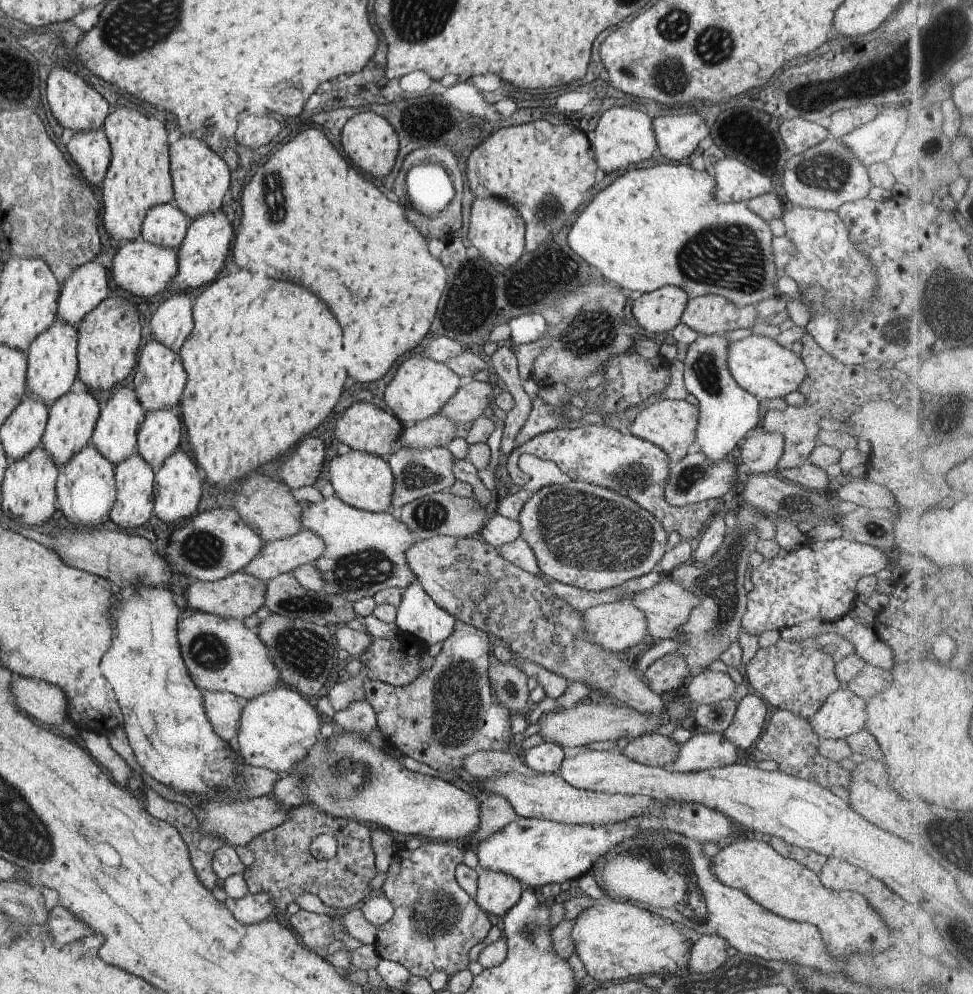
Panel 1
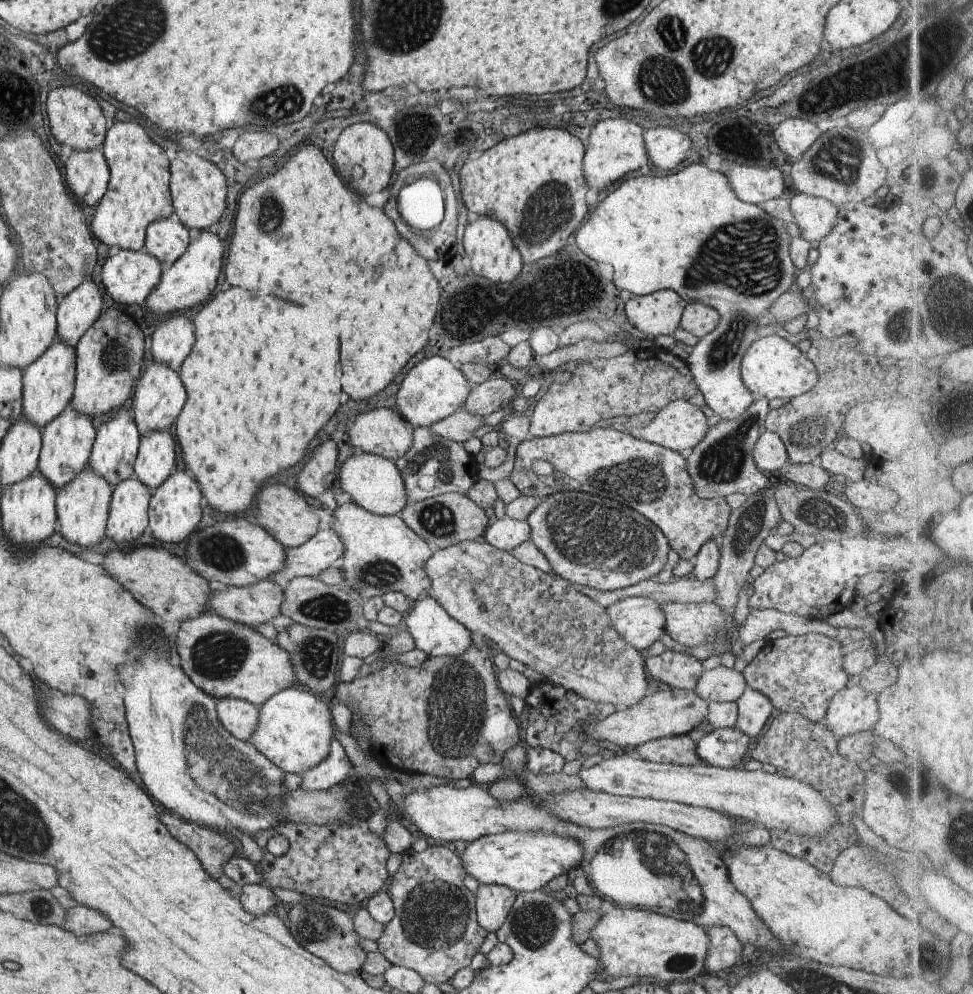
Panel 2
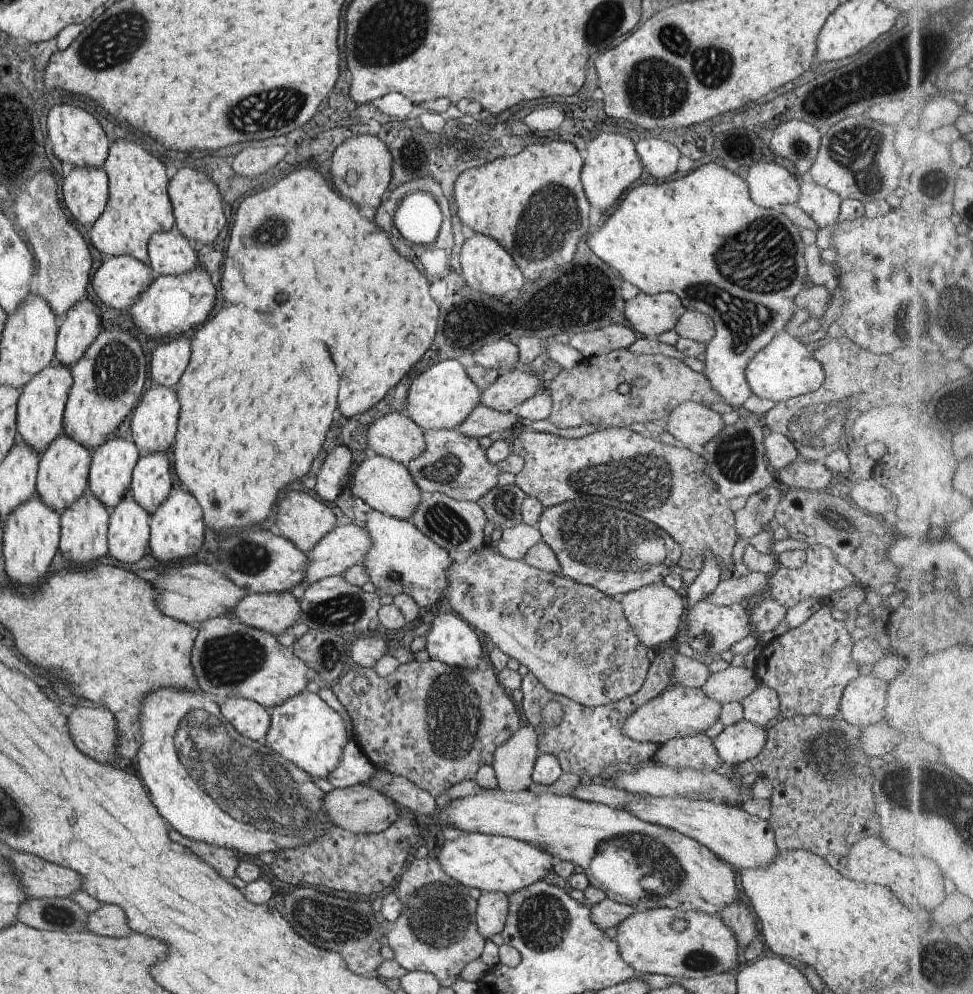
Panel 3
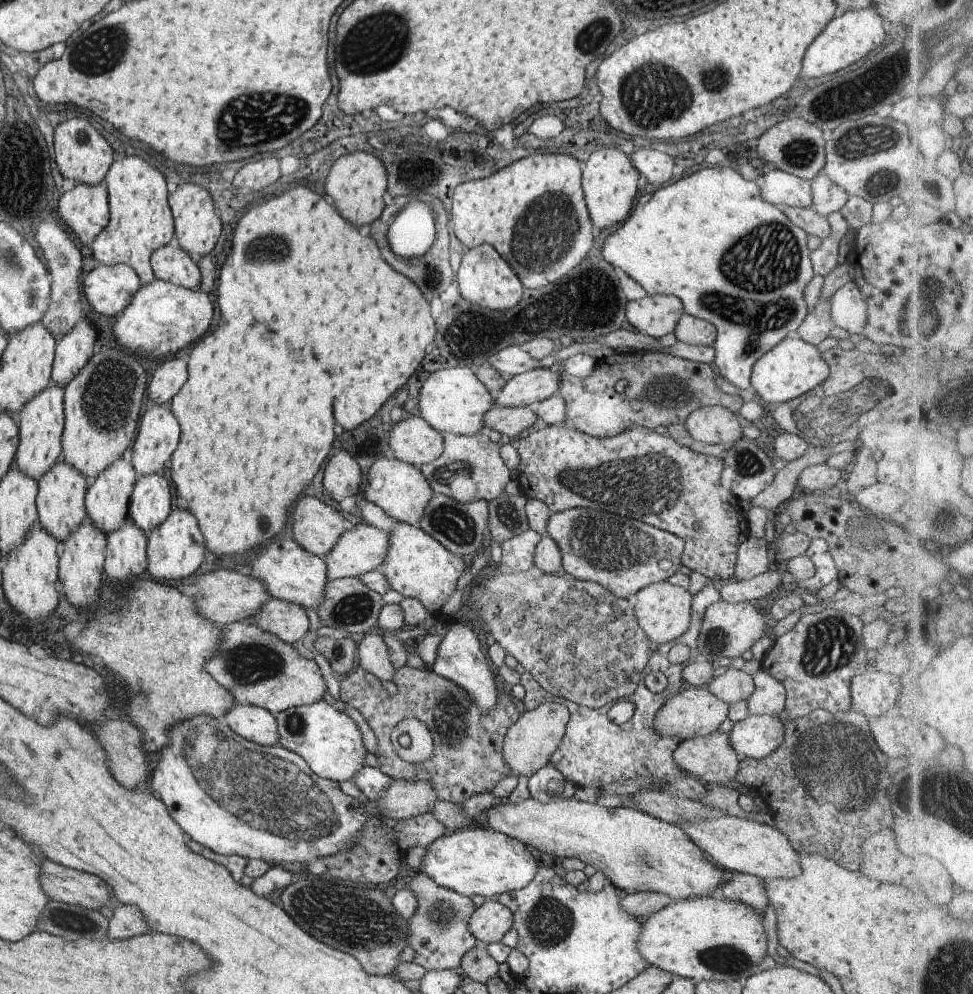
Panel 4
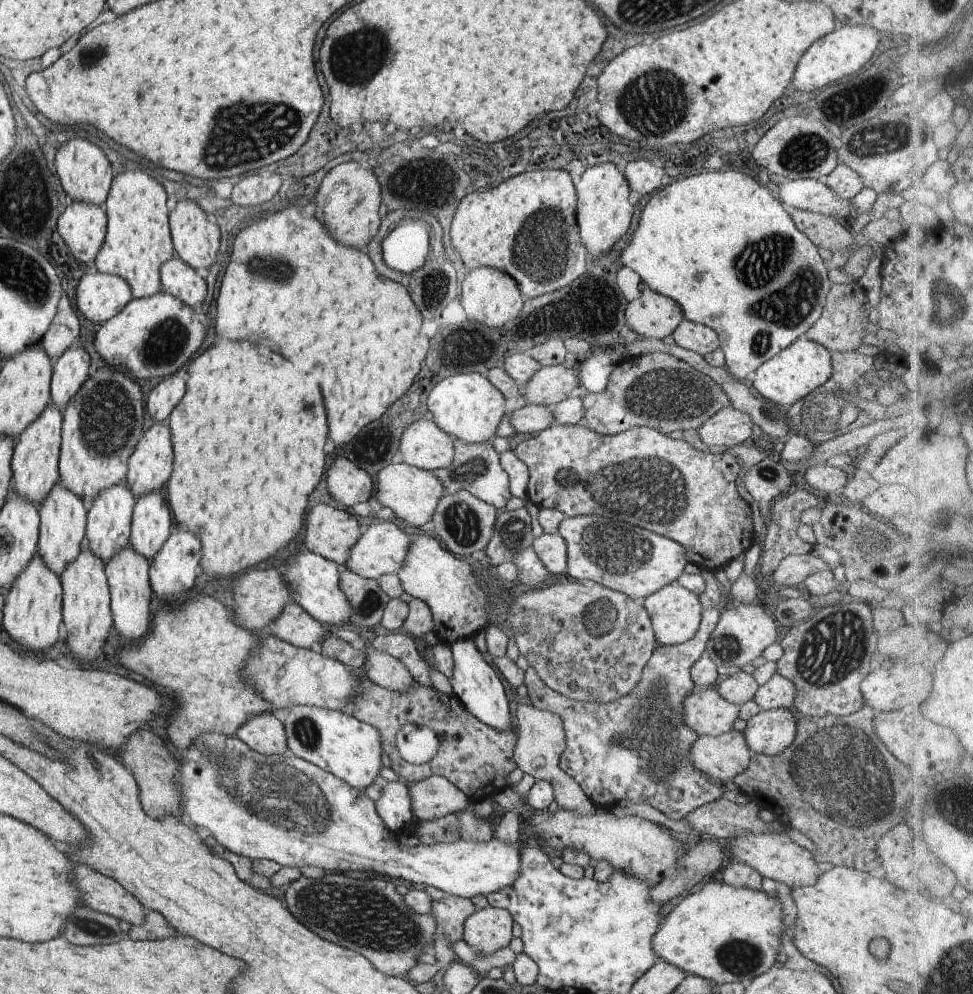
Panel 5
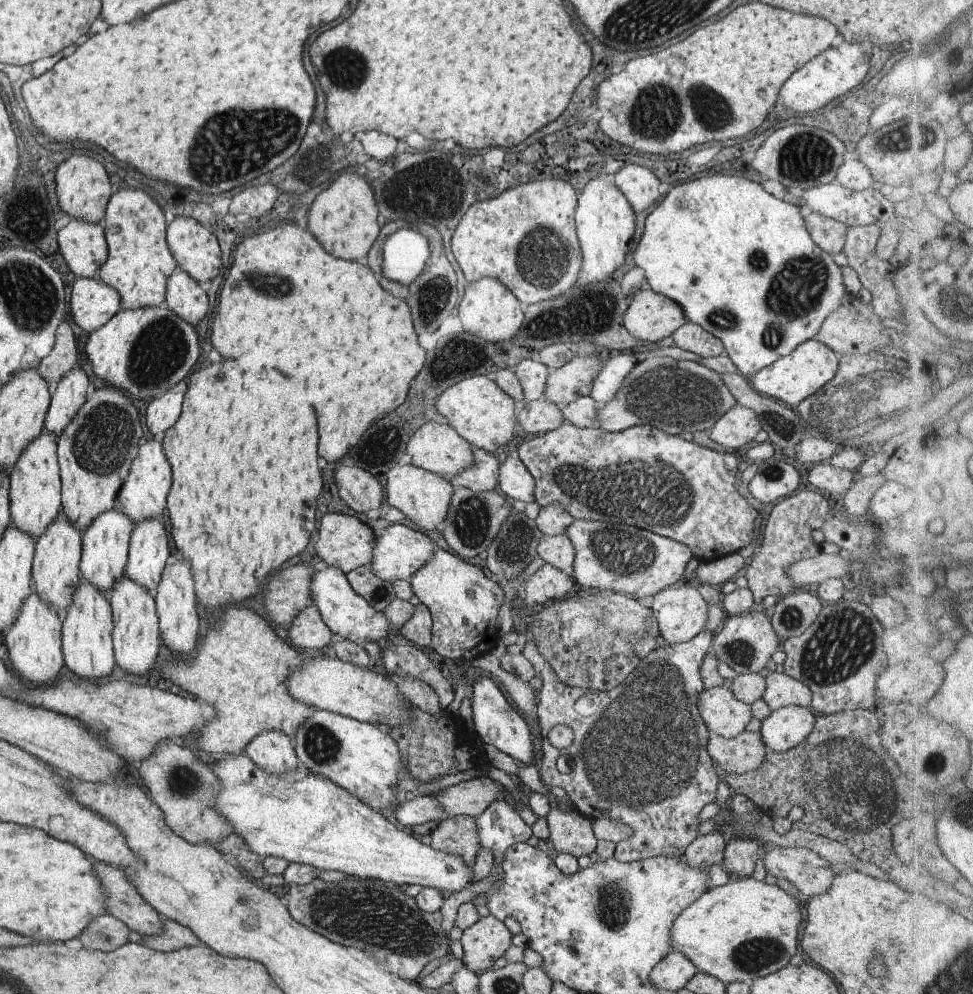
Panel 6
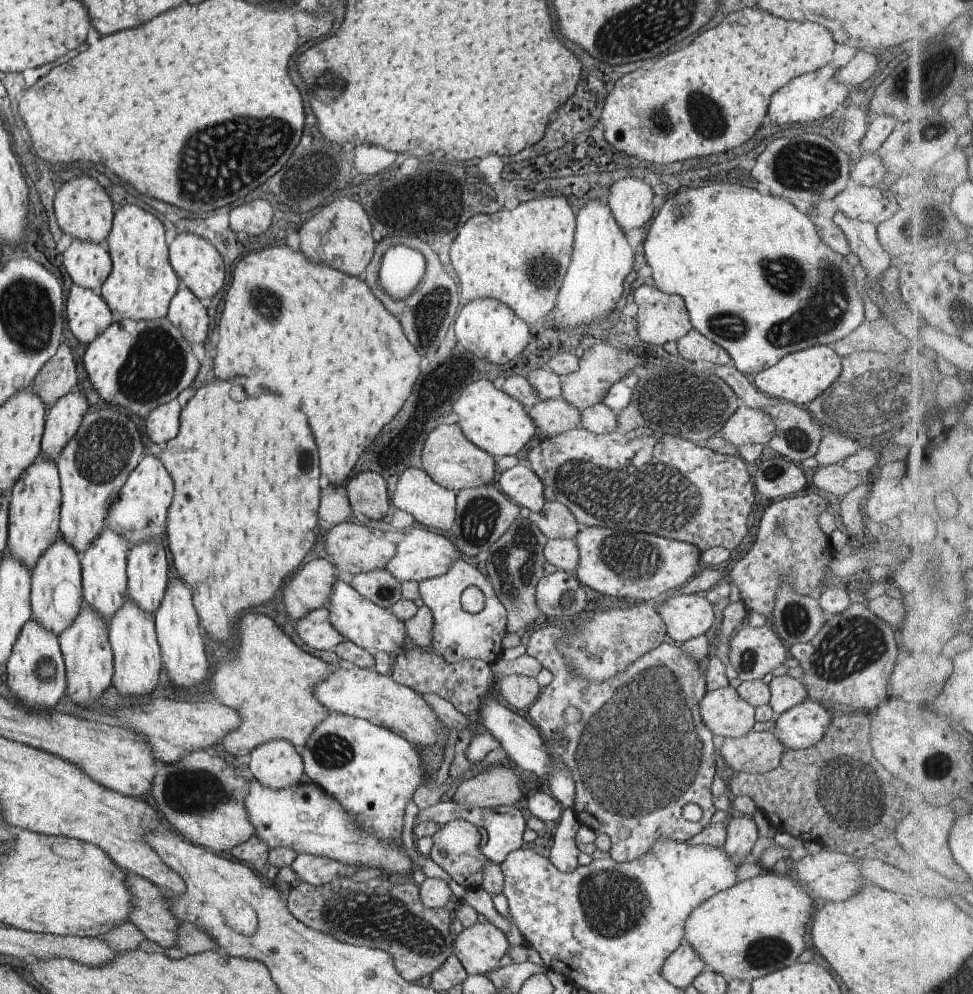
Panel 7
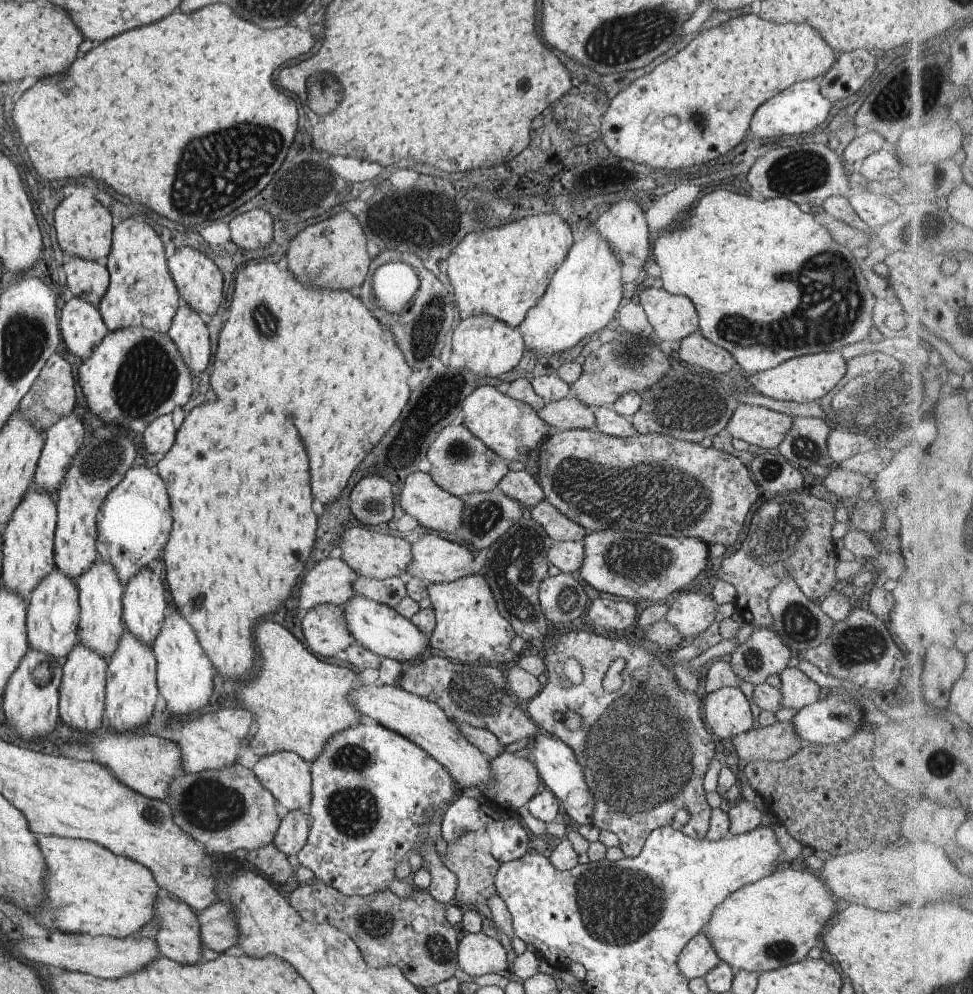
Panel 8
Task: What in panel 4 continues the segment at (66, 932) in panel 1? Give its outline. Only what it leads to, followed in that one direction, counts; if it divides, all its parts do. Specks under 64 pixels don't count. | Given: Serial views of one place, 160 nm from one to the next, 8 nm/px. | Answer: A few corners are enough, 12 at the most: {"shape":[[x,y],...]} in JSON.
{"shape":[[135,906],[112,908],[107,938],[149,932]]}

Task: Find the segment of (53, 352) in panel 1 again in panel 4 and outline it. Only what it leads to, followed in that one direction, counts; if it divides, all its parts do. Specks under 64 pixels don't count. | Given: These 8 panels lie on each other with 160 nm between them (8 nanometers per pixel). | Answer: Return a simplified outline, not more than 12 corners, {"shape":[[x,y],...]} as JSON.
{"shape":[[64,388],[19,412],[15,467],[35,482],[61,459]]}

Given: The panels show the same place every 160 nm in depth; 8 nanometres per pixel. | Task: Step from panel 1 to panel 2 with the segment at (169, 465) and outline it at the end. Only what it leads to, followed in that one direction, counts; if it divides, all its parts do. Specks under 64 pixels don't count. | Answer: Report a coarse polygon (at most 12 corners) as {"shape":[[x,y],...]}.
{"shape":[[185,470],[151,491],[157,542],[181,543],[199,526],[203,498]]}

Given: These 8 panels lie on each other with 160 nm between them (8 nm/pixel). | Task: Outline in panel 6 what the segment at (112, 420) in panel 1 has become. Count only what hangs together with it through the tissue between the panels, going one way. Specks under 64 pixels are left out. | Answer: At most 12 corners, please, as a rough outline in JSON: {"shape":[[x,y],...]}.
{"shape":[[117,508],[80,533],[81,578],[107,594],[122,580],[132,522]]}

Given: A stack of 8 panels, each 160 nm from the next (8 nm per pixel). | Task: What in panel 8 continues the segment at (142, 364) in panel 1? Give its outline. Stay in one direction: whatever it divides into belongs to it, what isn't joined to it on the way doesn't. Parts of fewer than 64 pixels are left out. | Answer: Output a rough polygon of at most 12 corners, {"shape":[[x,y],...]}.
{"shape":[[138,463],[96,514],[96,553],[121,586],[155,567],[172,525]]}

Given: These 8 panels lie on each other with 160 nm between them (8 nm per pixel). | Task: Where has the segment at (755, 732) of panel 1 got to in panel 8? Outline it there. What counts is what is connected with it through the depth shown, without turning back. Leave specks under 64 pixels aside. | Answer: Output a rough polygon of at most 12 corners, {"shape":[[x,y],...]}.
{"shape":[[798,667],[779,674],[780,708],[800,709],[820,689]]}

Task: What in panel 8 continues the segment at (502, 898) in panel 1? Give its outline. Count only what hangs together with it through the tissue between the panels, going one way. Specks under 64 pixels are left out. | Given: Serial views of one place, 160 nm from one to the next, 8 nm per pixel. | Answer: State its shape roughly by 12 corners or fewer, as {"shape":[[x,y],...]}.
{"shape":[[483,930],[460,934],[456,961],[470,977],[508,974],[503,947]]}

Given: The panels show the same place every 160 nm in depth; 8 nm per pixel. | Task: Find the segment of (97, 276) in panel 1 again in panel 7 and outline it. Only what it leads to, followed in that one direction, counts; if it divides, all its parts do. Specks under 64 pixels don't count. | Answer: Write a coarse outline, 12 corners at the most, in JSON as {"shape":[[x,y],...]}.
{"shape":[[79,387],[47,411],[42,456],[55,461],[89,407]]}

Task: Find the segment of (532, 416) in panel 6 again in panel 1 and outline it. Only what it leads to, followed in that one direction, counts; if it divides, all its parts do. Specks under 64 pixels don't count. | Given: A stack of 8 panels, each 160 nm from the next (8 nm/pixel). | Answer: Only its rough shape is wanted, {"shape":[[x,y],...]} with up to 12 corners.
{"shape":[[438,412],[403,426],[398,440],[412,449],[445,447],[455,422]]}

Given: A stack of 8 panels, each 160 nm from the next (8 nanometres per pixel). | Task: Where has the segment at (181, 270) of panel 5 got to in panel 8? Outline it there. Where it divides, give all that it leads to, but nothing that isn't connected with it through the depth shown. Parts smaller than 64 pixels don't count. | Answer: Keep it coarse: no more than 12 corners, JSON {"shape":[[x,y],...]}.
{"shape":[[180,301],[166,335],[195,383],[211,358],[206,324]]}

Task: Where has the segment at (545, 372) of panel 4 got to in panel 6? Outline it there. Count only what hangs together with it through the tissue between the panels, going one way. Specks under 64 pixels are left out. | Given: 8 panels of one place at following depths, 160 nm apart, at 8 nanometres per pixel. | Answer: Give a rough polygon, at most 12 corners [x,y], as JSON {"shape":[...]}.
{"shape":[[605,356],[550,369],[542,397],[560,411],[587,397]]}

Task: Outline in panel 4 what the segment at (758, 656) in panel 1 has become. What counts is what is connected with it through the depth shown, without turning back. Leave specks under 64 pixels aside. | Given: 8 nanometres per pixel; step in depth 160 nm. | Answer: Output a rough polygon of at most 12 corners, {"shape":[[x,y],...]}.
{"shape":[[803,614],[759,663],[789,719],[849,710],[861,616]]}

